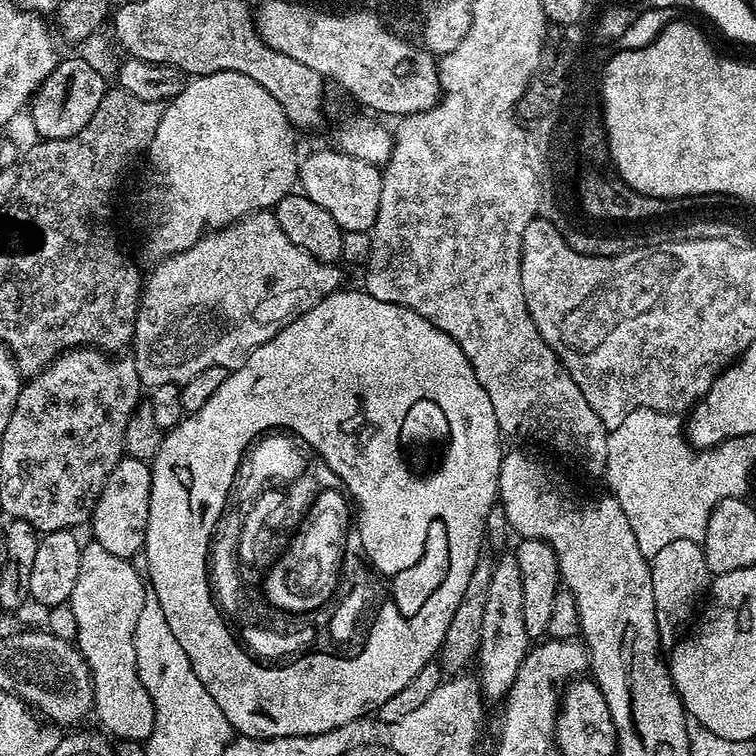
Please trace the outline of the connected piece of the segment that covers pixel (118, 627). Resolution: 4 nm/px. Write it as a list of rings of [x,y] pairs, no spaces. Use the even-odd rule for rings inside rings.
[[[95,542],[85,543],[70,605],[77,622],[74,643],[92,675],[92,706],[95,719],[100,719],[99,727],[117,741],[144,742],[156,725],[156,711],[146,686],[142,686],[142,678],[138,678],[138,662],[134,658],[134,626],[138,626],[146,591],[145,577],[134,565],[132,560],[118,558],[118,554],[110,554],[110,550]]]

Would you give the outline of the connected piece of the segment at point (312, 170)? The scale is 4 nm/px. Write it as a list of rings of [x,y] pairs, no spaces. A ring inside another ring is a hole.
[[[327,146],[321,152],[312,152],[308,157],[301,159],[298,164],[298,188],[305,196],[309,196],[322,210],[327,210],[330,218],[338,222],[338,226],[345,232],[371,233],[374,222],[378,218],[378,204],[382,202],[382,182],[384,181],[381,169],[370,162],[362,162],[362,158],[354,158],[345,152],[337,152],[335,147]]]

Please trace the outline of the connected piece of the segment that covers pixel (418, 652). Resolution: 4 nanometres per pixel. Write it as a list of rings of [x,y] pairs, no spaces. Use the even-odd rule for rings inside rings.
[[[341,290],[322,298],[322,302],[318,302],[318,306],[314,306],[310,310],[306,310],[306,314],[294,318],[277,336],[270,338],[270,342],[266,342],[248,353],[244,365],[229,371],[226,382],[222,382],[222,386],[218,386],[218,390],[214,390],[210,402],[206,402],[206,406],[202,406],[202,410],[185,415],[178,426],[165,431],[162,446],[155,458],[150,461],[152,470],[150,518],[146,526],[146,542],[142,553],[142,560],[148,563],[146,580],[150,585],[150,591],[158,598],[158,606],[162,606],[162,614],[166,614],[166,623],[170,625],[170,631],[174,634],[174,638],[178,638],[178,646],[182,646],[182,650],[186,650],[186,658],[190,658],[190,666],[194,666],[194,674],[198,674],[198,682],[202,682],[202,686],[206,686],[210,698],[214,698],[214,702],[218,702],[218,710],[222,710],[222,714],[226,714],[226,718],[239,735],[255,736],[262,740],[270,740],[273,736],[317,736],[318,734],[326,734],[338,726],[346,726],[355,720],[371,717],[388,698],[402,690],[439,653],[440,645],[444,643],[446,638],[446,630],[450,626],[450,620],[454,618],[454,610],[458,610],[458,602],[462,602],[462,598],[466,594],[470,574],[474,570],[476,561],[482,556],[480,543],[483,545],[486,540],[484,523],[493,504],[497,503],[500,490],[500,462],[502,459],[500,440],[502,441],[502,433],[498,426],[498,418],[494,418],[494,406],[490,402],[490,394],[486,394],[486,390],[482,390],[482,382],[478,382],[466,354],[462,354],[462,350],[458,346],[458,342],[454,342],[454,338],[450,338],[450,334],[438,330],[438,326],[426,322],[426,318],[422,318],[422,314],[418,314],[406,306],[398,306],[390,302],[378,302],[378,298],[374,298],[363,290],[357,290],[357,292]],[[236,444],[244,444],[244,550],[240,550],[240,548],[236,548],[236,550],[208,550],[210,532],[214,528],[216,514],[220,512],[224,492],[228,489],[228,468],[236,468]],[[299,444],[304,447],[304,457],[300,460],[304,469],[301,470],[300,477],[296,480],[296,472],[292,469],[292,448],[298,447]],[[319,464],[321,464],[320,472],[315,472],[312,468],[318,467]],[[268,479],[276,480],[277,486],[280,487],[277,492],[271,492],[270,489],[264,488],[268,484]],[[323,488],[332,492],[328,496],[329,506],[337,508],[337,512],[332,512],[329,516],[324,516]],[[352,503],[356,503],[356,516],[351,512]]]

